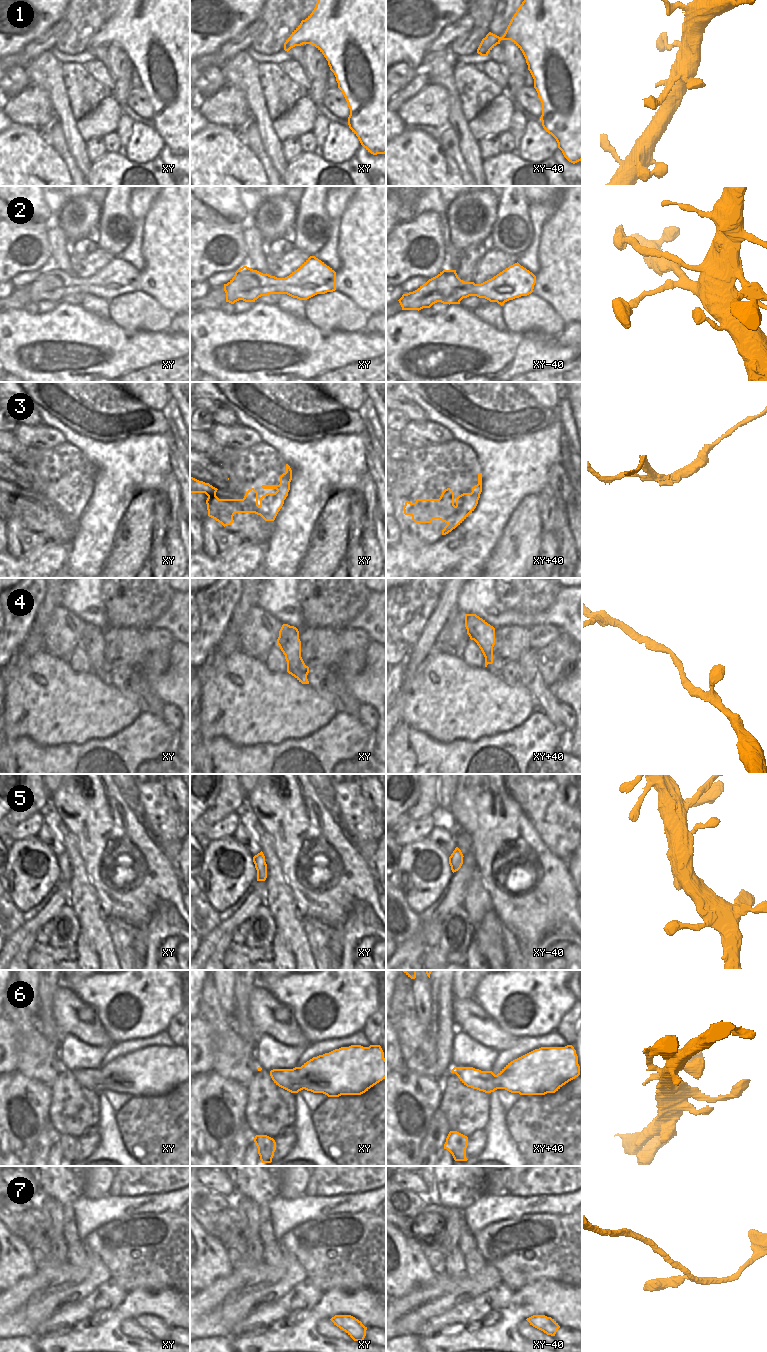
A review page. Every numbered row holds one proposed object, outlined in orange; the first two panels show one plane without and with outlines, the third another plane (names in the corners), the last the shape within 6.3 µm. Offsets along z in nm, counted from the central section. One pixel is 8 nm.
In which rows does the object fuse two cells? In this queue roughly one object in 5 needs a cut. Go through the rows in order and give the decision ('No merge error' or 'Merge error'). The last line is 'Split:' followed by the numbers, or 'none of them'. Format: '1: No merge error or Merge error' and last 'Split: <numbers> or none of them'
1: No merge error
2: No merge error
3: Merge error
4: No merge error
5: No merge error
6: No merge error
7: No merge error
Split: 3

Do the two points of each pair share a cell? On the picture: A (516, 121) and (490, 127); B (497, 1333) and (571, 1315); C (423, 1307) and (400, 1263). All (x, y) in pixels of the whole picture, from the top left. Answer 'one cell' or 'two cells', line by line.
A: two cells
B: one cell
C: two cells

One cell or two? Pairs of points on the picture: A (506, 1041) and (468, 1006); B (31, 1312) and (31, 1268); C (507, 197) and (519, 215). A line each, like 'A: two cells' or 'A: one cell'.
A: one cell
B: two cells
C: one cell

